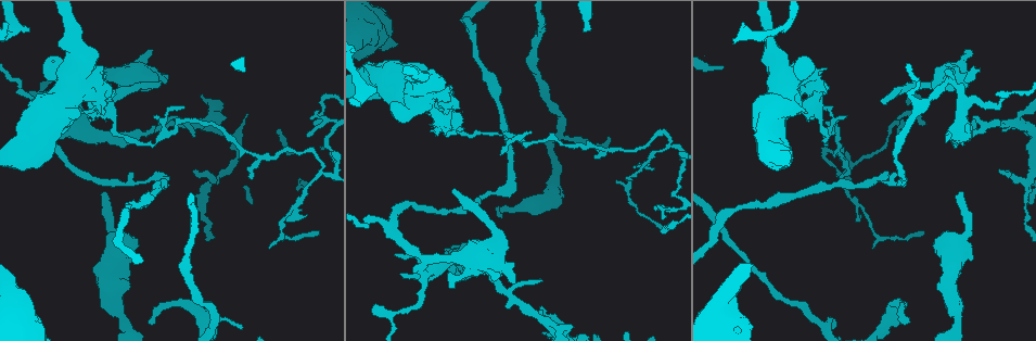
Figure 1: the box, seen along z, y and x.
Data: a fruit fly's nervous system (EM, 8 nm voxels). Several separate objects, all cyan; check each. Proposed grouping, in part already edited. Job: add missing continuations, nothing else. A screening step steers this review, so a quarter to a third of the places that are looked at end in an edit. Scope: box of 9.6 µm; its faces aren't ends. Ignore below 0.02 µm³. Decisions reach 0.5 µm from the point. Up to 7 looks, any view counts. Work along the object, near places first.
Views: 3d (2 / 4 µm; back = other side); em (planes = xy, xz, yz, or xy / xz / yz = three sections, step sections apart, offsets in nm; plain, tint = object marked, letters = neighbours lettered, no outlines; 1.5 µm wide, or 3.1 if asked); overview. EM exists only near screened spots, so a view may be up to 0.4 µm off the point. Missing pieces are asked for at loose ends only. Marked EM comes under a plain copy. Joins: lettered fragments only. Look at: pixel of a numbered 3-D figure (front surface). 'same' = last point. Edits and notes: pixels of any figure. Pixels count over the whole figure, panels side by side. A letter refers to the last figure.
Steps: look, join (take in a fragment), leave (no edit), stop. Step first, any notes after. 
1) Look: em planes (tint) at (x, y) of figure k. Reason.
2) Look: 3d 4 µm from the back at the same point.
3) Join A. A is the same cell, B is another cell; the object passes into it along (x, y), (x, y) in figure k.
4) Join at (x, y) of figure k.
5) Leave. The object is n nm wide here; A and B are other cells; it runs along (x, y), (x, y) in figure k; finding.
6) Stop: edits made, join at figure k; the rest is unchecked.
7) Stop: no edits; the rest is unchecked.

Look: em xz step 4 (letters) at (404, 275) of figure 1. Branch stops here.

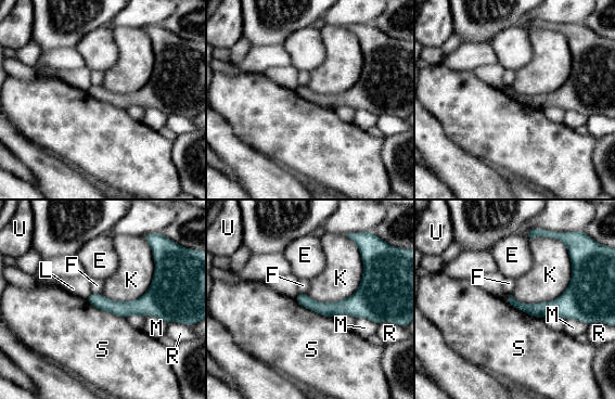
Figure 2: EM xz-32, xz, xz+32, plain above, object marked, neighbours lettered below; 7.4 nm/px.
Look: em planes (letters) at the same point. Another direction.

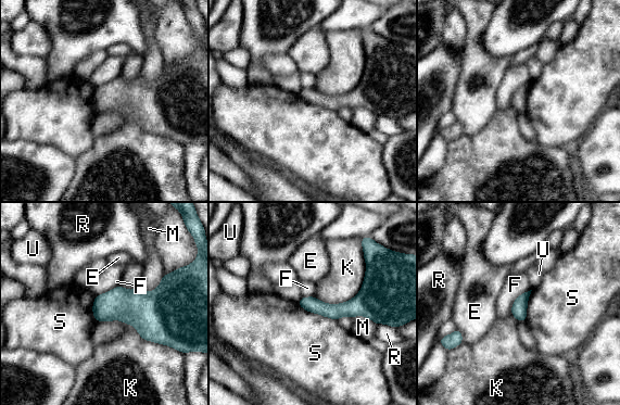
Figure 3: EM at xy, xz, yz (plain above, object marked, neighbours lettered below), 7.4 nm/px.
Leave. E, F, K, M, R, S and U are other cells; a border runs along (296, 303), (310, 312), (337, 320) in figure 3; none of them fits.

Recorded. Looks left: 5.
Look: 3d 4 µm at (376, 87) of figure 1. Free end.

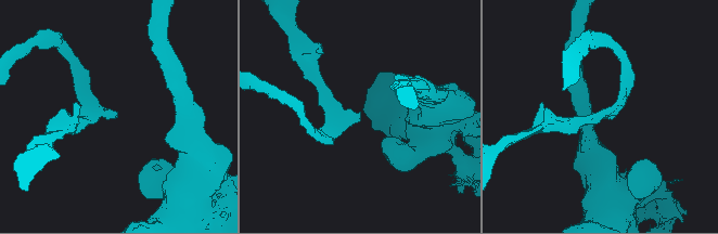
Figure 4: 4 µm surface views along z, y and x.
Look: em planes (letters) at (360, 114) of figure 4.

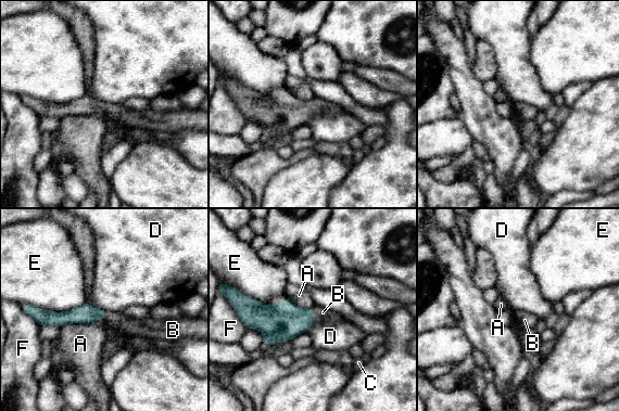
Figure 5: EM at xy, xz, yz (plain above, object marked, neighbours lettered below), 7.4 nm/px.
Join B. B is the same cell, A, C, D, E and F are other cells; it goes on there.

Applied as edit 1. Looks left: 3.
Look: overview. See it whole again.

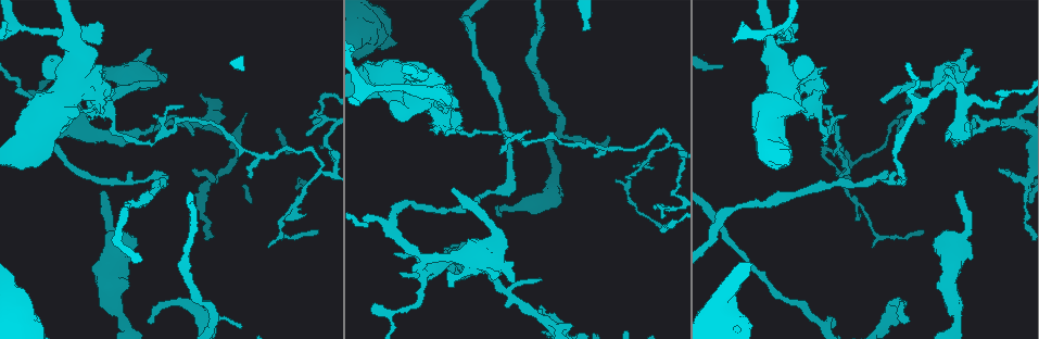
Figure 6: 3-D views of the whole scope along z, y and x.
Look: 3d 2 µm at (857, 219) of figure 6. Tapers out.

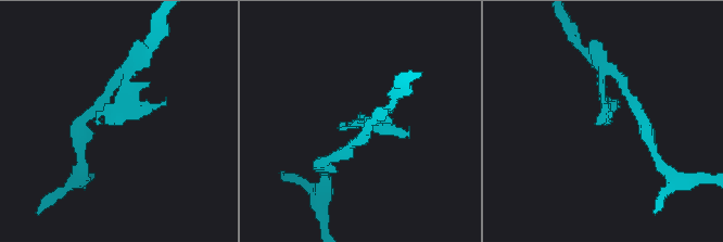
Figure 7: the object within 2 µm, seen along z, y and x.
Look: em planes (letters) at (100, 123) of figure 7.

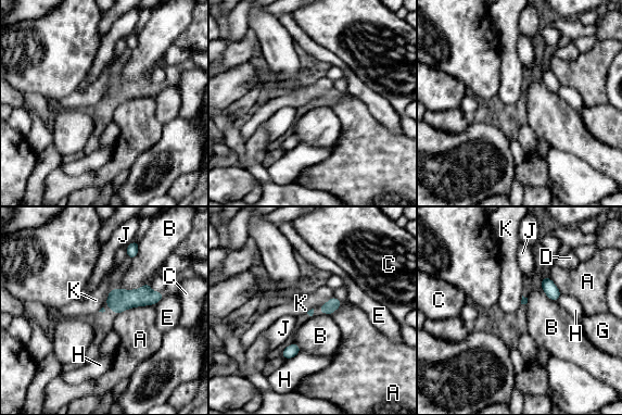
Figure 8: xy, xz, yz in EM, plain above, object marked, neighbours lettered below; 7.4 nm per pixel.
Leave. A, B, C, D, E, G, H, J and K are other cells; a border runs along (109, 293), (104, 304) in figure 8; no lettered fragment goes on from it.

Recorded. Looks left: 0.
Stop: edits made, join at figure 5; the rest is unchecked.

